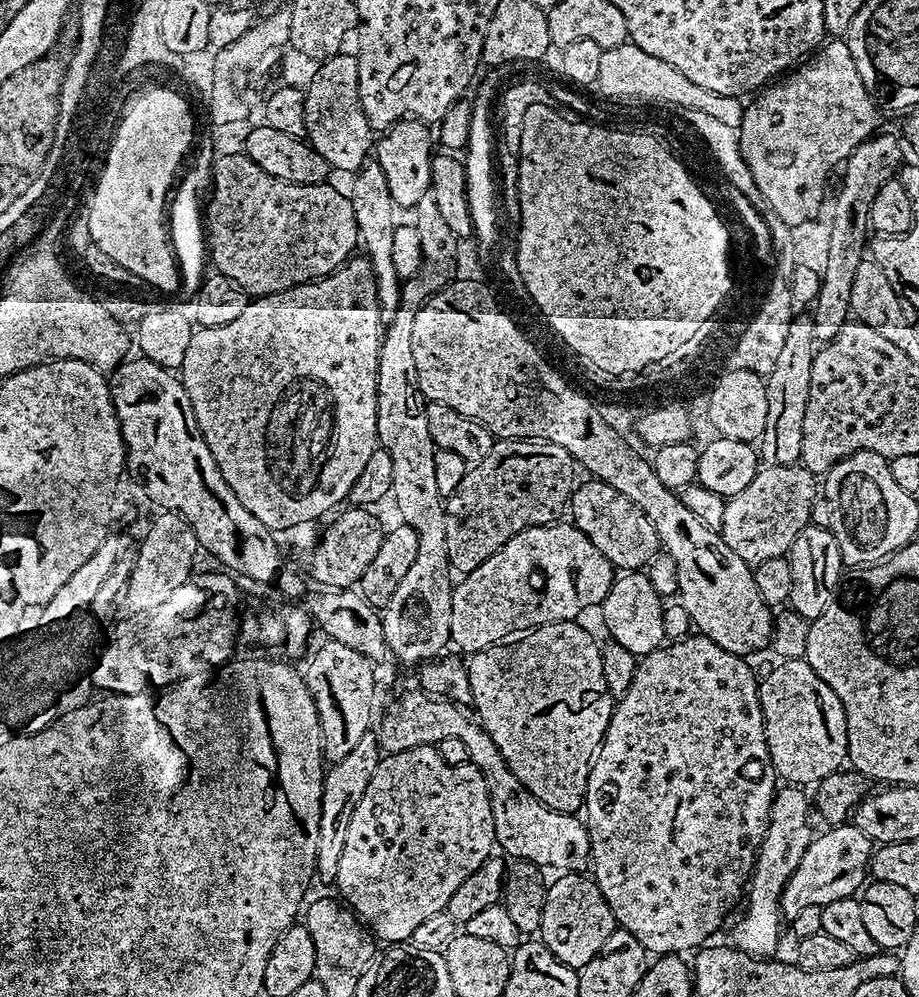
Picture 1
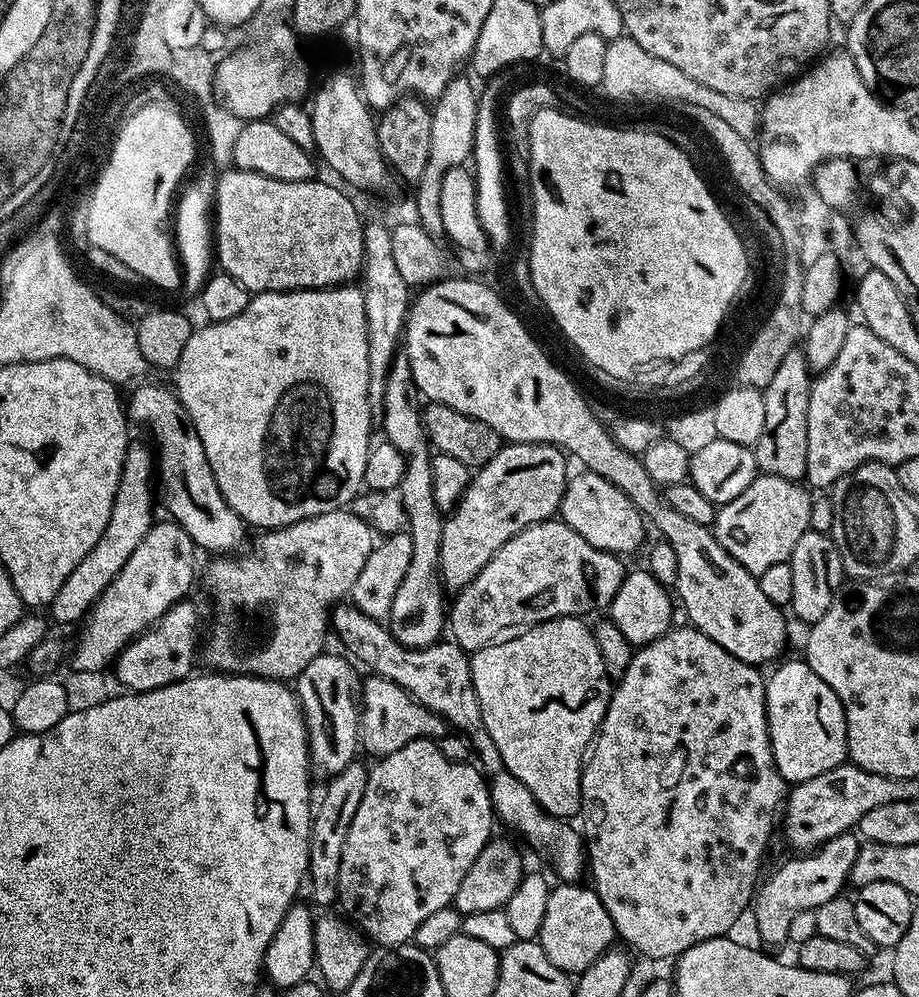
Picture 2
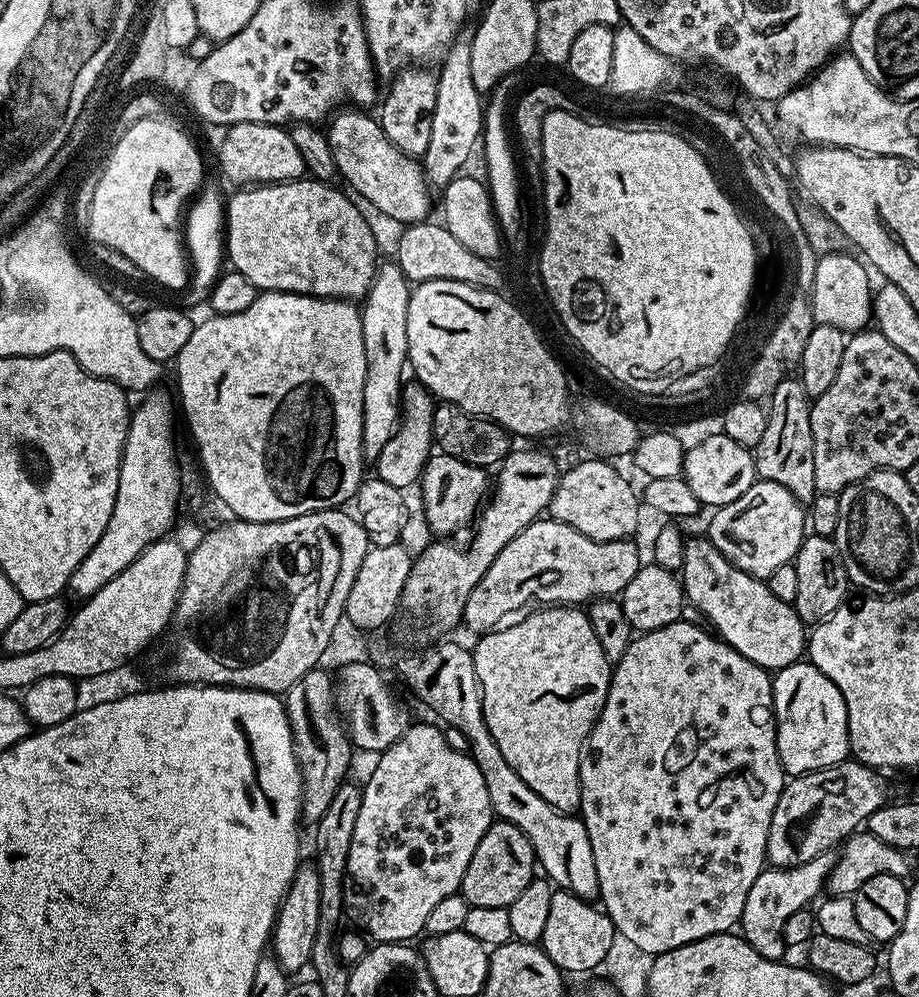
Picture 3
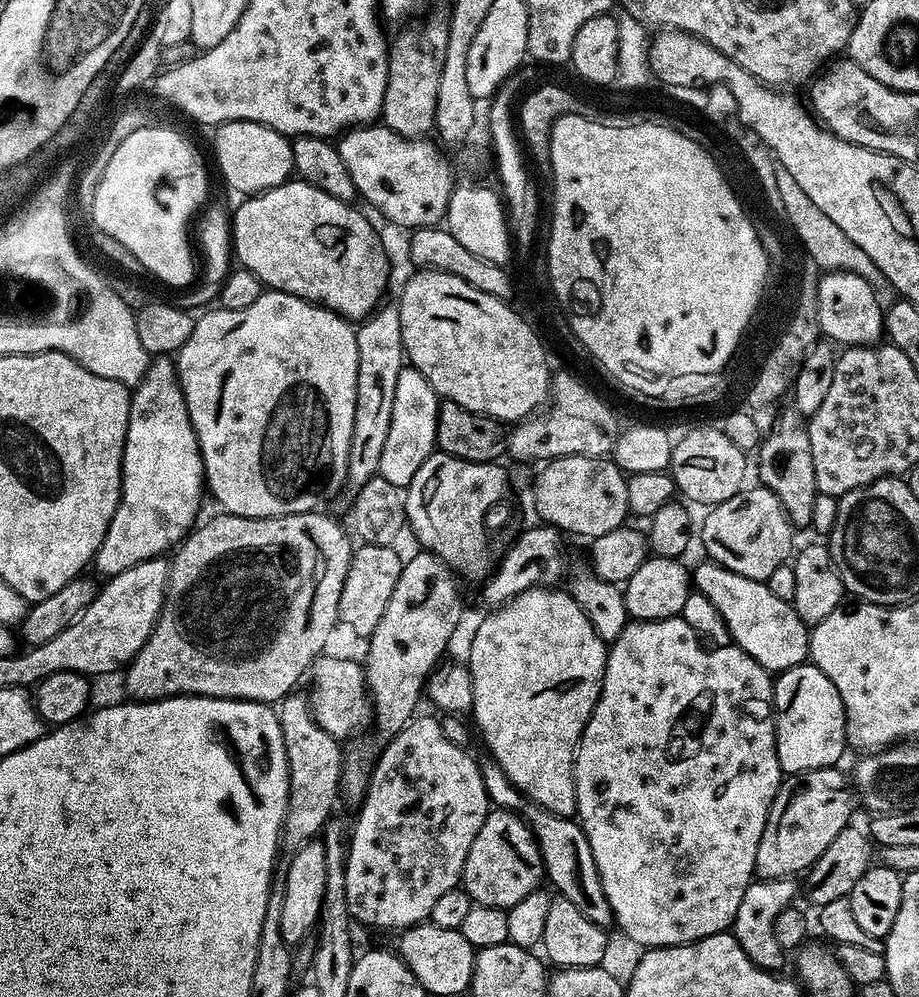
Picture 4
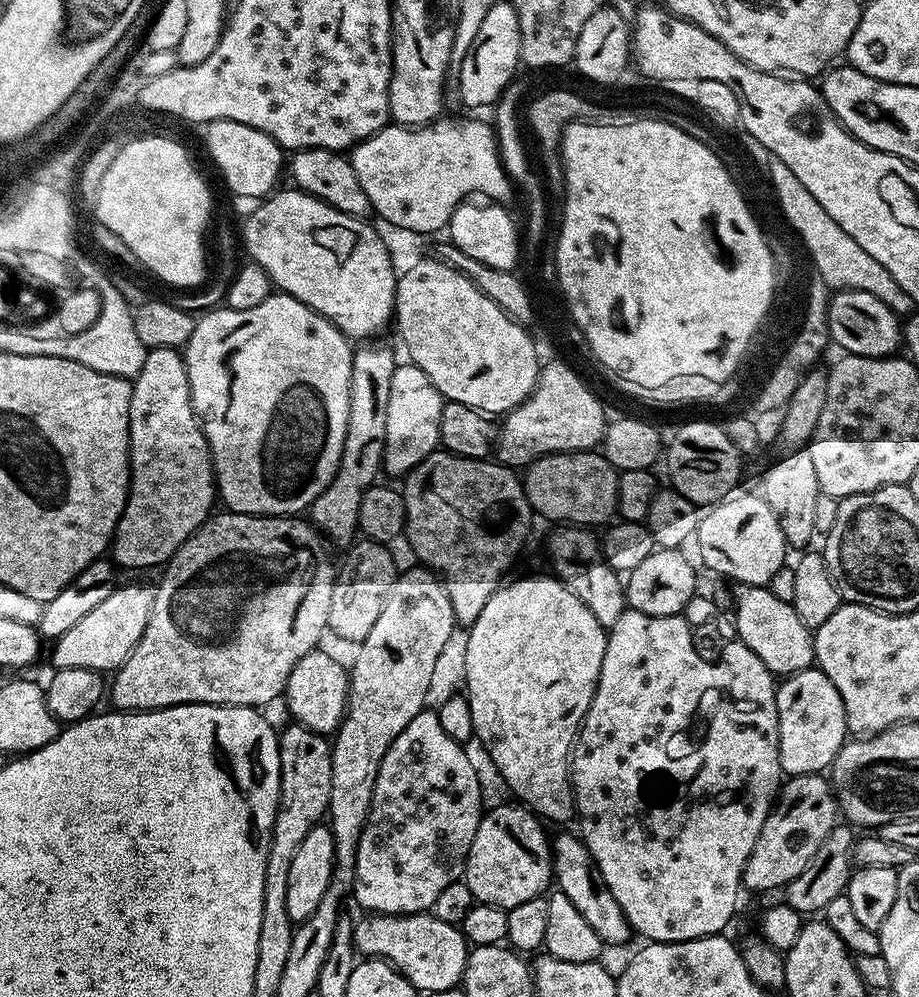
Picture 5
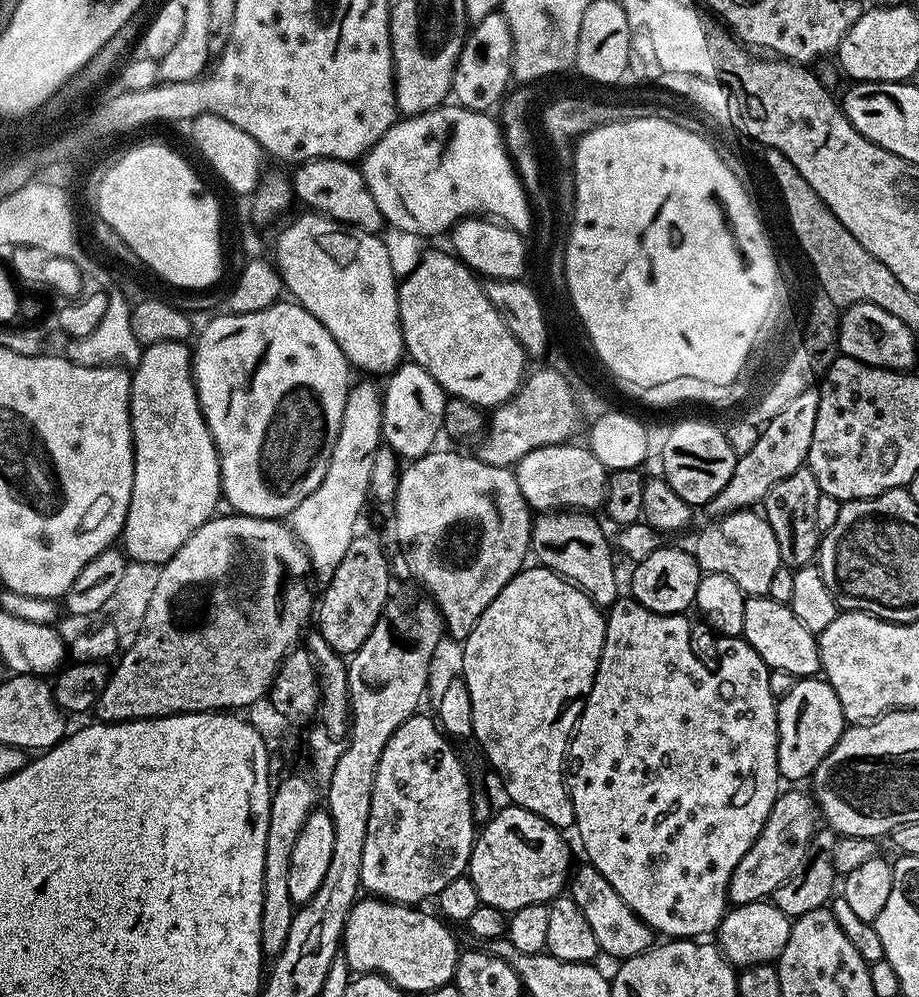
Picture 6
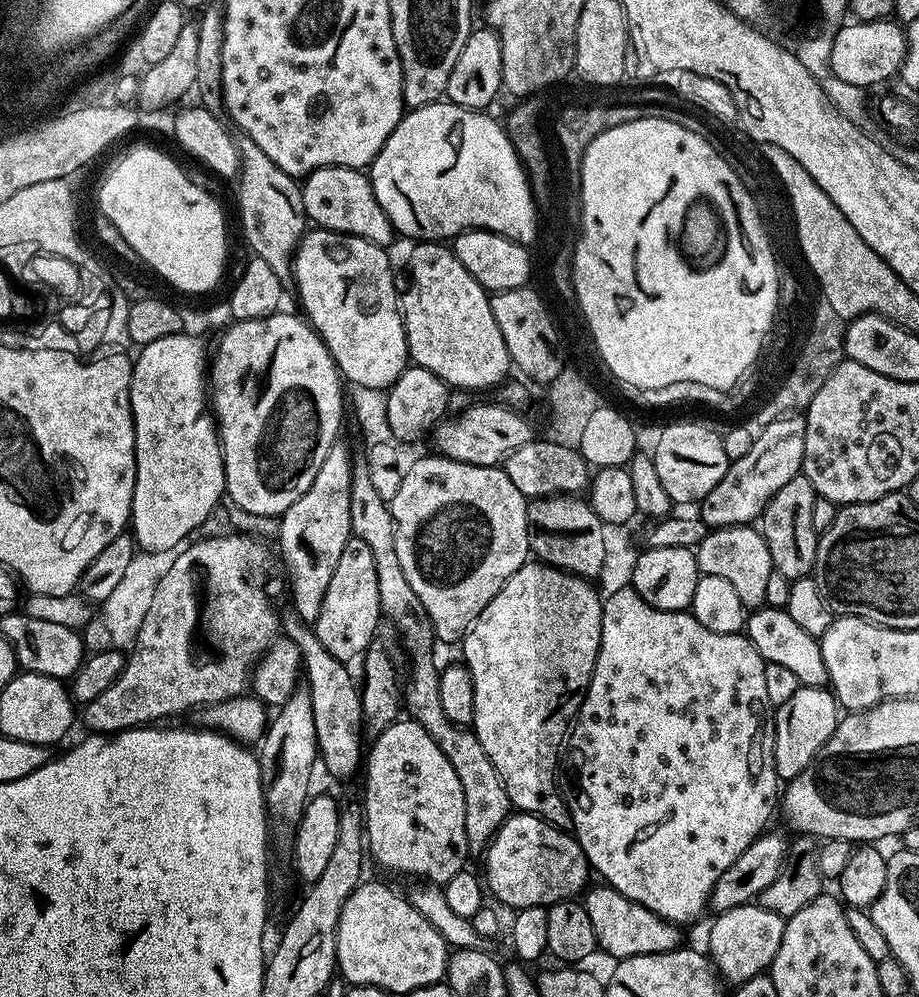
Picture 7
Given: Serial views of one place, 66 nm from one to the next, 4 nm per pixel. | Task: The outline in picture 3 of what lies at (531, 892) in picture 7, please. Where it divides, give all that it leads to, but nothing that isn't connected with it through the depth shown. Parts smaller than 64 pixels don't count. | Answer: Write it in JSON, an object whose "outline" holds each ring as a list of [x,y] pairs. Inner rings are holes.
{"outline":[[[496,820],[483,835],[482,841],[478,842],[478,850],[474,850],[470,866],[466,866],[459,895],[469,906],[509,908],[514,898],[518,898],[518,894],[530,886],[537,872],[536,855],[526,836],[512,823]]]}

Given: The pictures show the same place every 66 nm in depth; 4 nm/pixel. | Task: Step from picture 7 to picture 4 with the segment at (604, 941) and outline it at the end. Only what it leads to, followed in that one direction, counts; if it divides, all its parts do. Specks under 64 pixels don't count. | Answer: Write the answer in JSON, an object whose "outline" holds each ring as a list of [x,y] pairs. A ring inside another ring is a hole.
{"outline":[[[488,758],[485,761],[480,764],[480,773],[489,801],[497,809],[515,812],[531,828],[544,859],[544,874],[547,883],[552,883],[551,887],[559,895],[574,902],[574,906],[578,906],[578,910],[582,910],[582,914],[586,914],[586,918],[590,918],[590,922],[594,922],[605,930],[611,929],[614,921],[610,902],[606,902],[604,897],[602,882],[598,878],[598,870],[594,866],[594,854],[590,854],[590,842],[586,842],[584,829],[575,819],[556,816],[553,812],[548,812],[545,808],[540,808],[532,803],[527,796],[523,796],[513,786],[510,778],[506,778],[506,774],[496,765],[495,760]]]}

